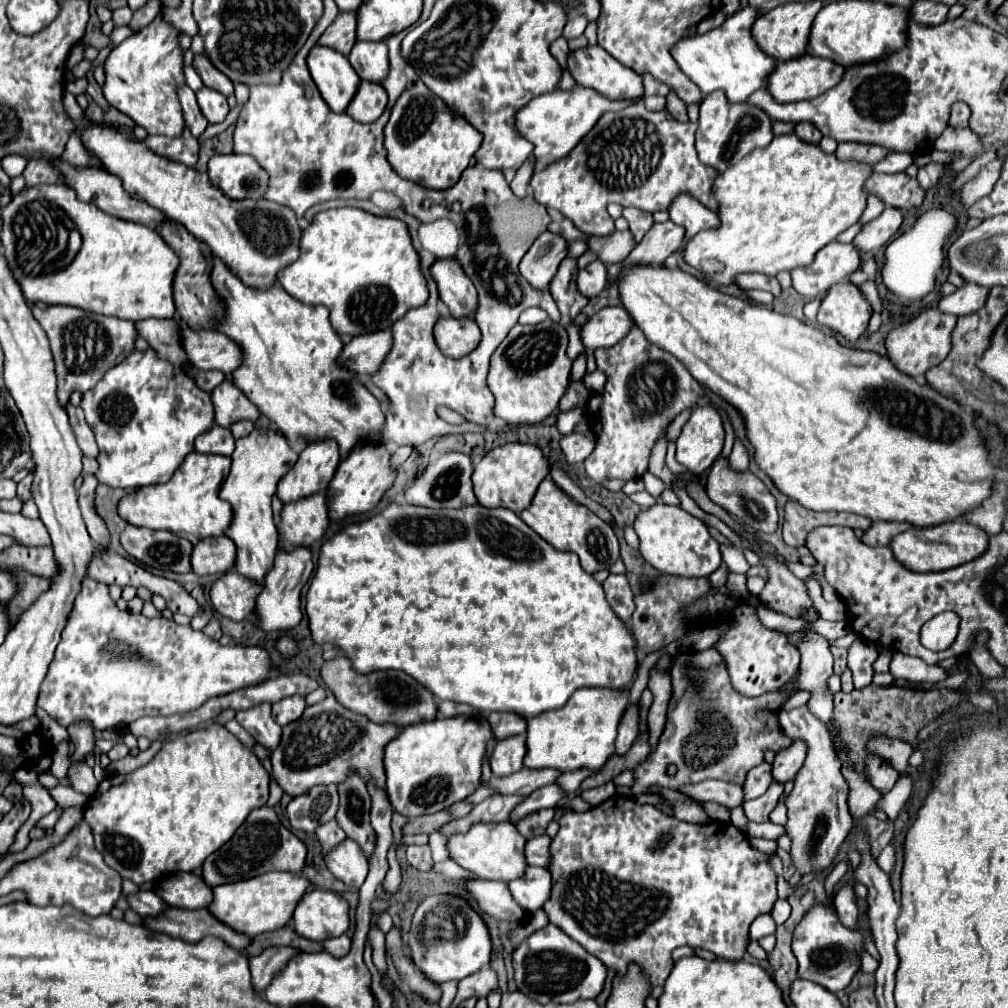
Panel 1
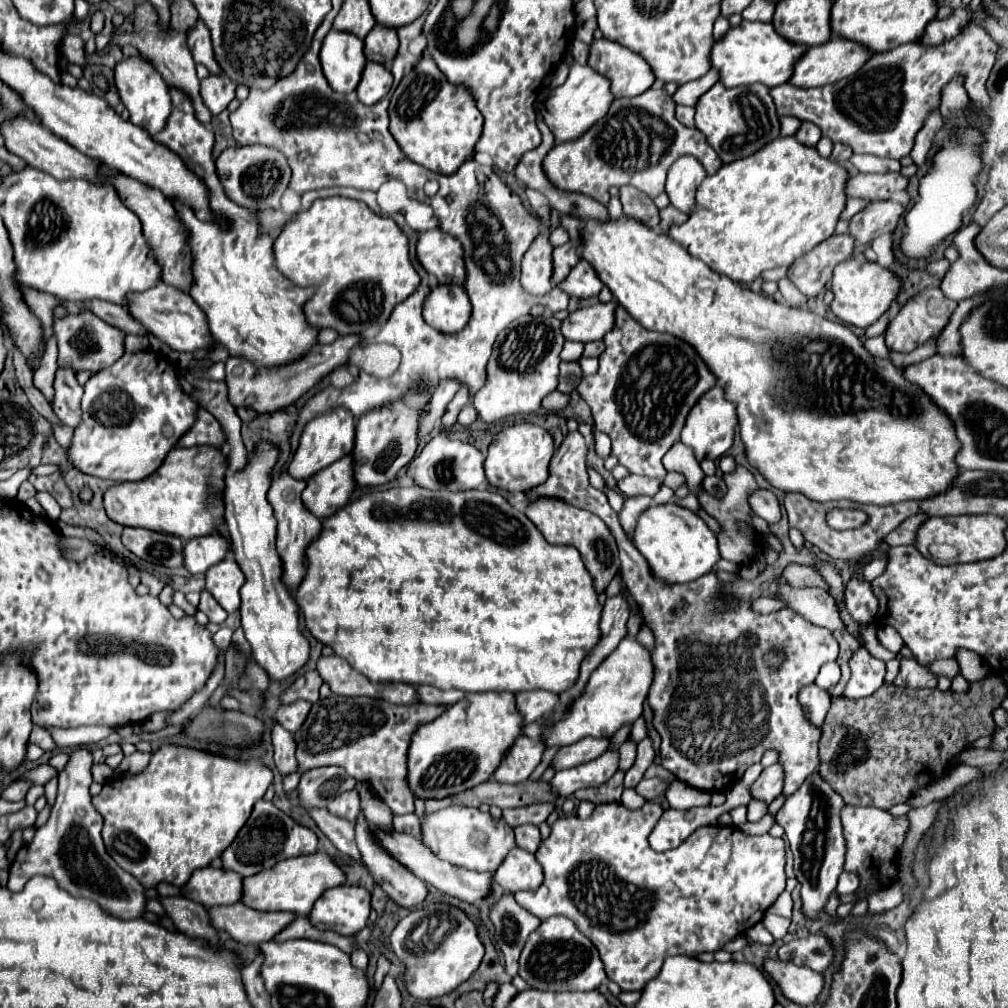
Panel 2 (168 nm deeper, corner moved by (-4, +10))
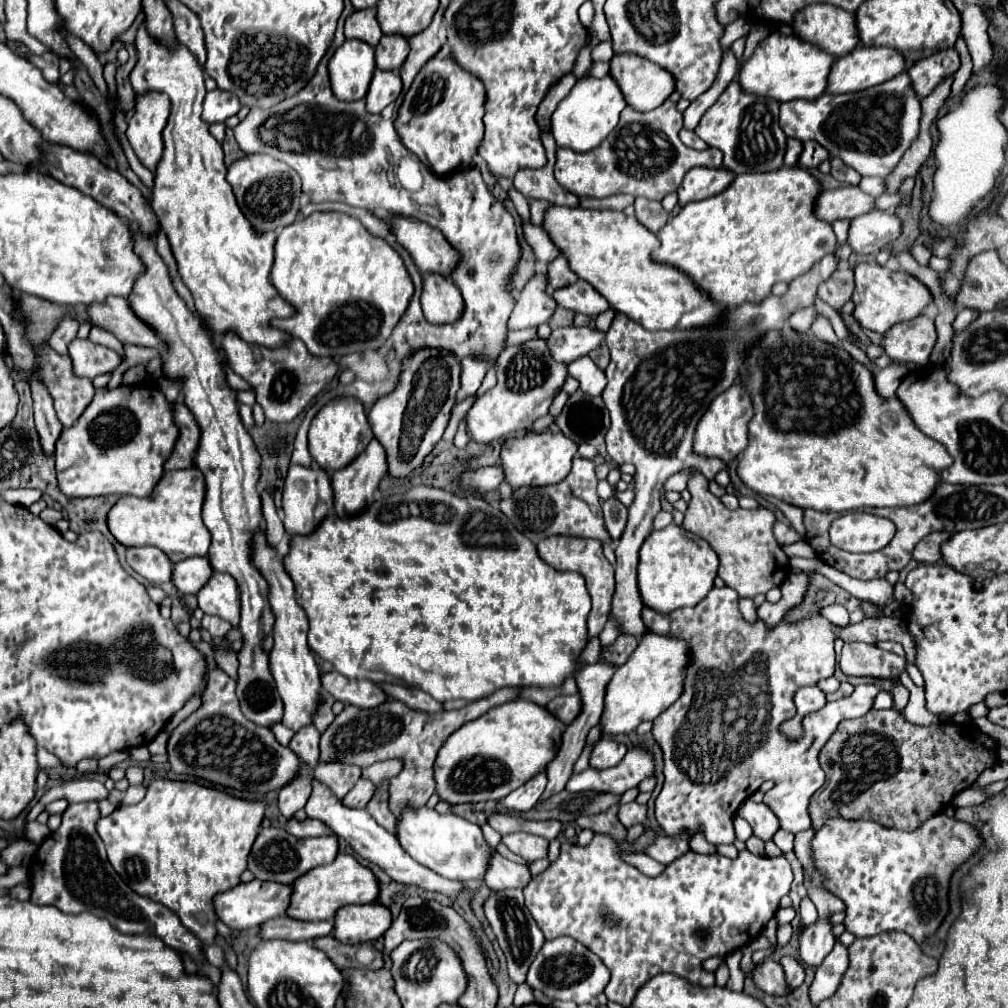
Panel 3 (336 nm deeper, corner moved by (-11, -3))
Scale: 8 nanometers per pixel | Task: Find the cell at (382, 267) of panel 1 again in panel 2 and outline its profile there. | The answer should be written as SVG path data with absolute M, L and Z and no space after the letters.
M323 198L315 200L313 206L305 212L297 212L281 234L273 242L275 266L299 286L313 286L315 294L303 306L307 322L315 328L333 328L339 336L345 334L365 334L369 328L381 328L383 322L391 316L391 310L403 302L419 286L419 274L409 262L409 242L401 228L391 220L377 216L369 210L365 202L351 198Z

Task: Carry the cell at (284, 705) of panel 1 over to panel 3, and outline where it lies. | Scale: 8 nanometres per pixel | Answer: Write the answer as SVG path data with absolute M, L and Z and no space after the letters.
M306 725L294 733L294 737L290 741L290 749L298 755L300 761L308 763L310 767L316 767L316 763L318 763L318 741L320 741L318 729L314 725Z

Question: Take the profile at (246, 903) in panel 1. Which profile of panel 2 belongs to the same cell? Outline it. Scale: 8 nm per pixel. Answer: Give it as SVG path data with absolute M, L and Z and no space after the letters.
M325 852L287 858L269 870L263 870L243 880L243 904L263 912L293 912L309 914L315 900L329 888L345 884L345 872Z

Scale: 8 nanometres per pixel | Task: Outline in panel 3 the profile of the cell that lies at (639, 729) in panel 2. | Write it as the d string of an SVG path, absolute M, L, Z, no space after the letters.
M600 739L600 741L594 745L594 749L592 749L590 767L592 767L592 769L598 769L598 771L608 769L608 767L614 767L614 765L618 765L618 763L624 759L626 753L628 753L626 745L616 743L616 741L612 741L612 739Z

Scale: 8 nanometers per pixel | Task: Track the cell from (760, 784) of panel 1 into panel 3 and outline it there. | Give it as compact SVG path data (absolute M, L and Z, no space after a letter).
M680 833L680 835L658 835L660 839L656 839L648 849L646 853L650 857L654 857L658 863L662 865L668 865L672 863L674 859L678 859L680 855L684 855L686 851L690 851L690 835L688 833Z

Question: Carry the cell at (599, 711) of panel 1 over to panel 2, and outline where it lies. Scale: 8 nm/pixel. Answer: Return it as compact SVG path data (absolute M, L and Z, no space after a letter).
M623 638L613 654L609 654L599 668L591 674L585 694L573 702L565 720L555 722L553 726L545 728L545 742L547 746L567 746L579 742L581 738L609 738L613 736L623 724L635 722L643 712L643 702L649 694L653 678L653 662L651 652L641 646L635 638Z

